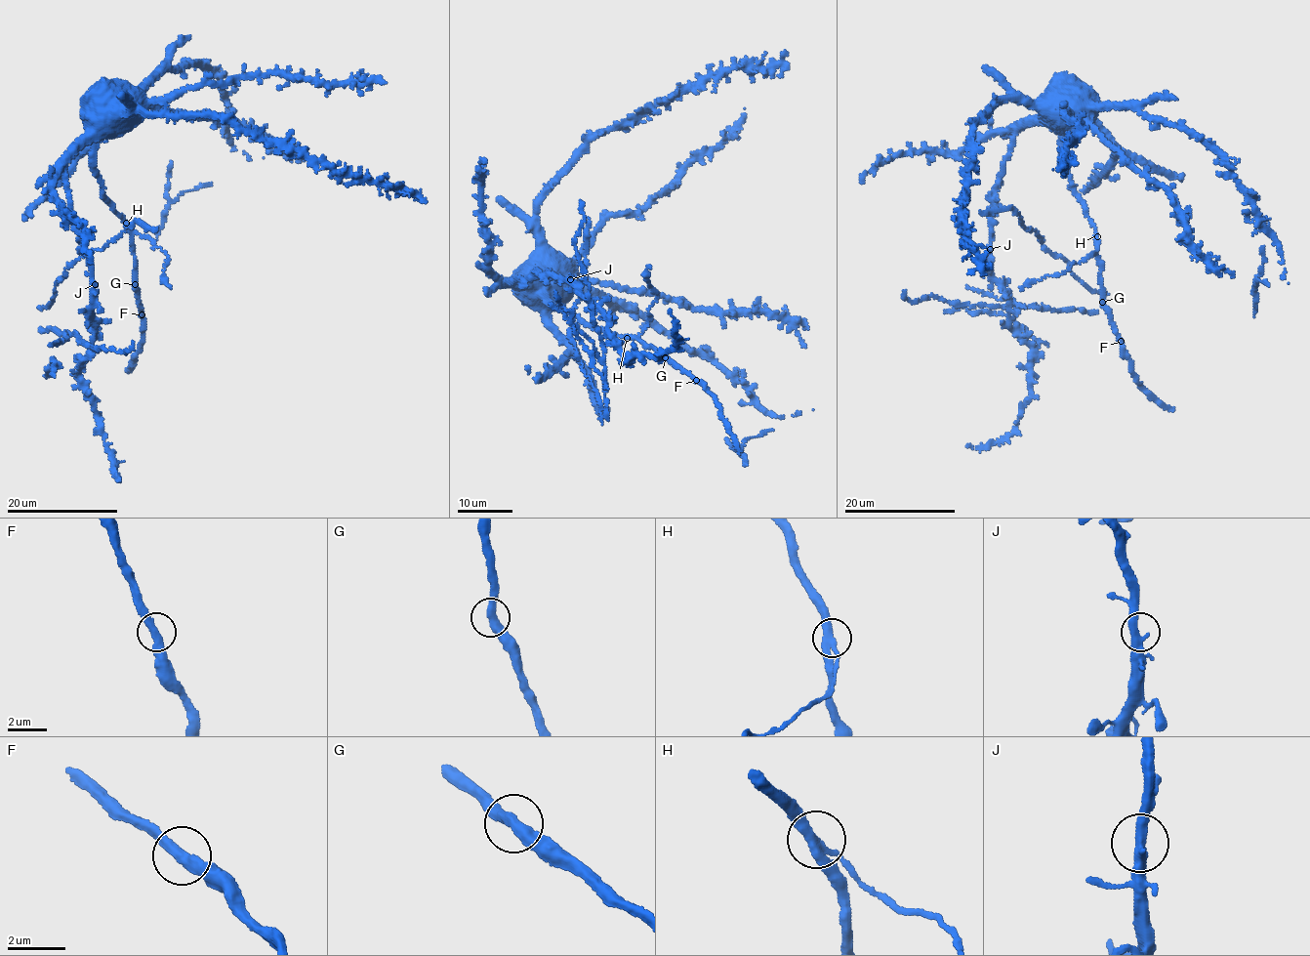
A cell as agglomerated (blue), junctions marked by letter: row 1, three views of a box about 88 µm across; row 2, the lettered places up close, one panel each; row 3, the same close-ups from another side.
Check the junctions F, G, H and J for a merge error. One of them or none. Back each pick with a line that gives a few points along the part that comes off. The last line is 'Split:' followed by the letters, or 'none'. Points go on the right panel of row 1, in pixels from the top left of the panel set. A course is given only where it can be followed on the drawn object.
H: Course of the part to remove: (1097, 235), (1096, 252), (1087, 259), (1072, 264), (1060, 273), (1024, 284), (1021, 289)
Split: H

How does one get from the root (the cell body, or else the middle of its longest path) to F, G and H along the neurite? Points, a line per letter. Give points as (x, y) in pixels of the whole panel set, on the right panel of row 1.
F: (1014, 134), (1034, 123), (1059, 123), (1062, 163), (1074, 193), (1083, 205), (1095, 233), (1102, 306), (1121, 341)
G: (1014, 134), (1034, 123), (1059, 123), (1062, 163), (1074, 193), (1083, 205), (1095, 233), (1102, 302)
H: (1014, 134), (1034, 123), (1059, 123), (1061, 156), (1072, 189), (1097, 235)

